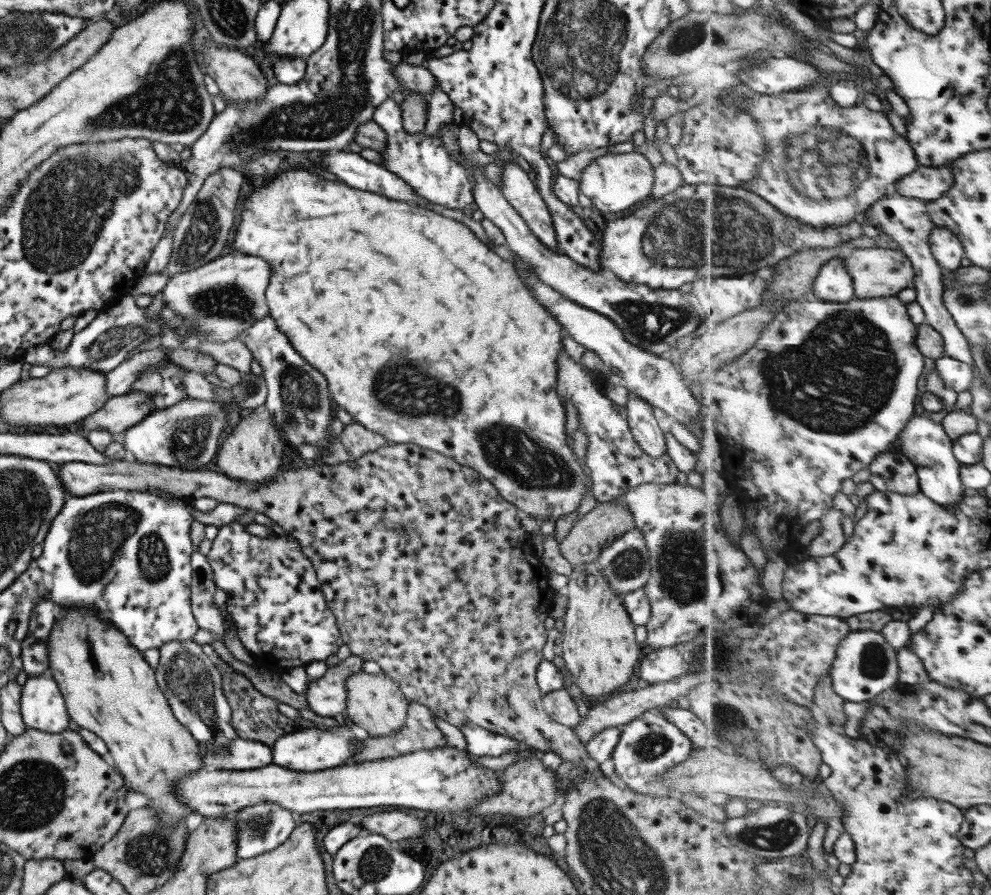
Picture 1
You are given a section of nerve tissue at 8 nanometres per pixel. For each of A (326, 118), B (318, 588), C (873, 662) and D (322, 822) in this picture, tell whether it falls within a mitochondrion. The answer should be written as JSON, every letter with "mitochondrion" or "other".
{"A":"mitochondrion","B":"other","C":"mitochondrion","D":"other"}

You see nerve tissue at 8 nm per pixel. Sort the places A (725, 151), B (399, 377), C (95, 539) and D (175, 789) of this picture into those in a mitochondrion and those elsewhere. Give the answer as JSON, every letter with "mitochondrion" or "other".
{"A":"other","B":"mitochondrion","C":"mitochondrion","D":"other"}

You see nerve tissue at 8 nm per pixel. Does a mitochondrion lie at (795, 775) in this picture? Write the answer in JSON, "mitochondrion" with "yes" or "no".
{"mitochondrion":"no"}

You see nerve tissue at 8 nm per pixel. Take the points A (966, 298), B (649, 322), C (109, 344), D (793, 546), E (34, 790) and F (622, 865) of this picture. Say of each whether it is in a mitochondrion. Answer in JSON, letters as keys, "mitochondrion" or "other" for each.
{"A":"mitochondrion","B":"mitochondrion","C":"mitochondrion","D":"other","E":"mitochondrion","F":"mitochondrion"}

